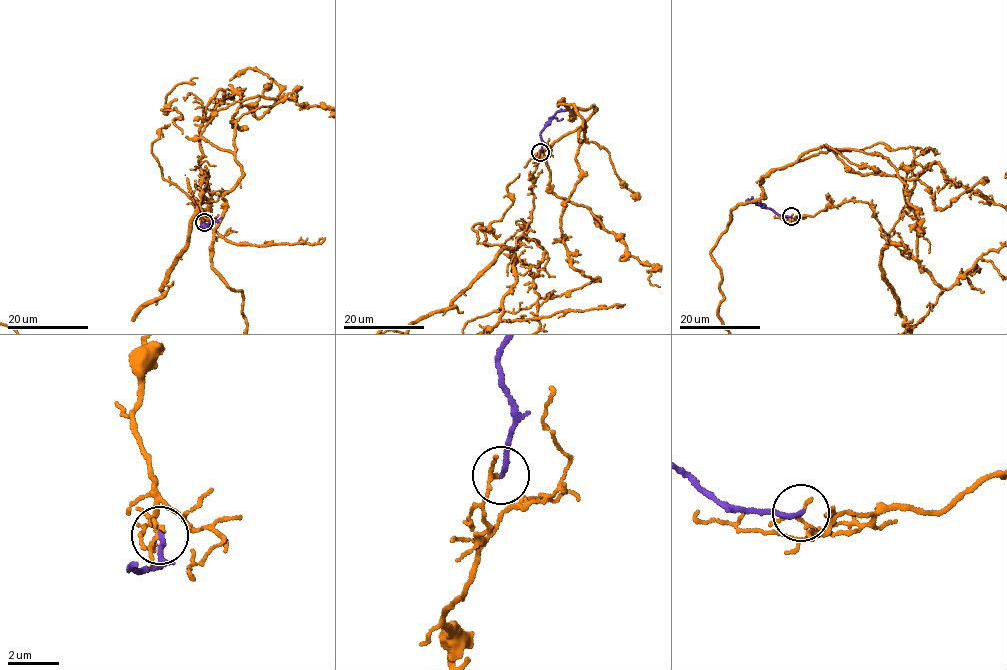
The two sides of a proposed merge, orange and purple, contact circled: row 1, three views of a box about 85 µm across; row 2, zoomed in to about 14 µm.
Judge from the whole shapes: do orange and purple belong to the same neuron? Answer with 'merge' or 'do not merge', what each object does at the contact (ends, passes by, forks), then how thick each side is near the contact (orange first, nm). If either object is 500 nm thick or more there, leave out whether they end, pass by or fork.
do not merge; orange passes by; purple ends; calibres 130 and 200 nm

